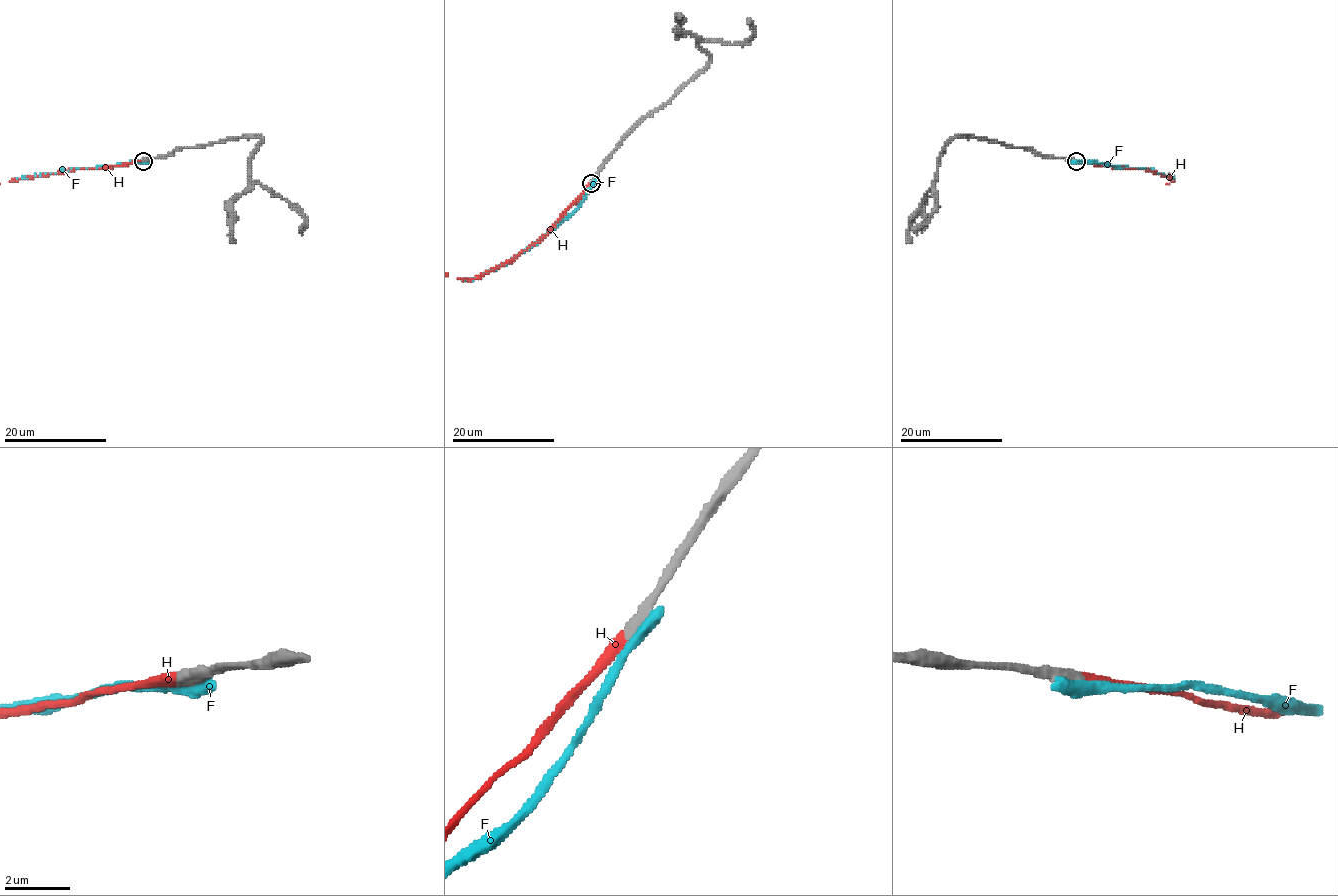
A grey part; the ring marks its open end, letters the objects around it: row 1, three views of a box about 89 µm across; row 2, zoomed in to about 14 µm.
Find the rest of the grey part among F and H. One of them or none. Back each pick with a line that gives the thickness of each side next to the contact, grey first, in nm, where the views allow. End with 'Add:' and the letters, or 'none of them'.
H: calibres 380 and 340 nm
Add: H

